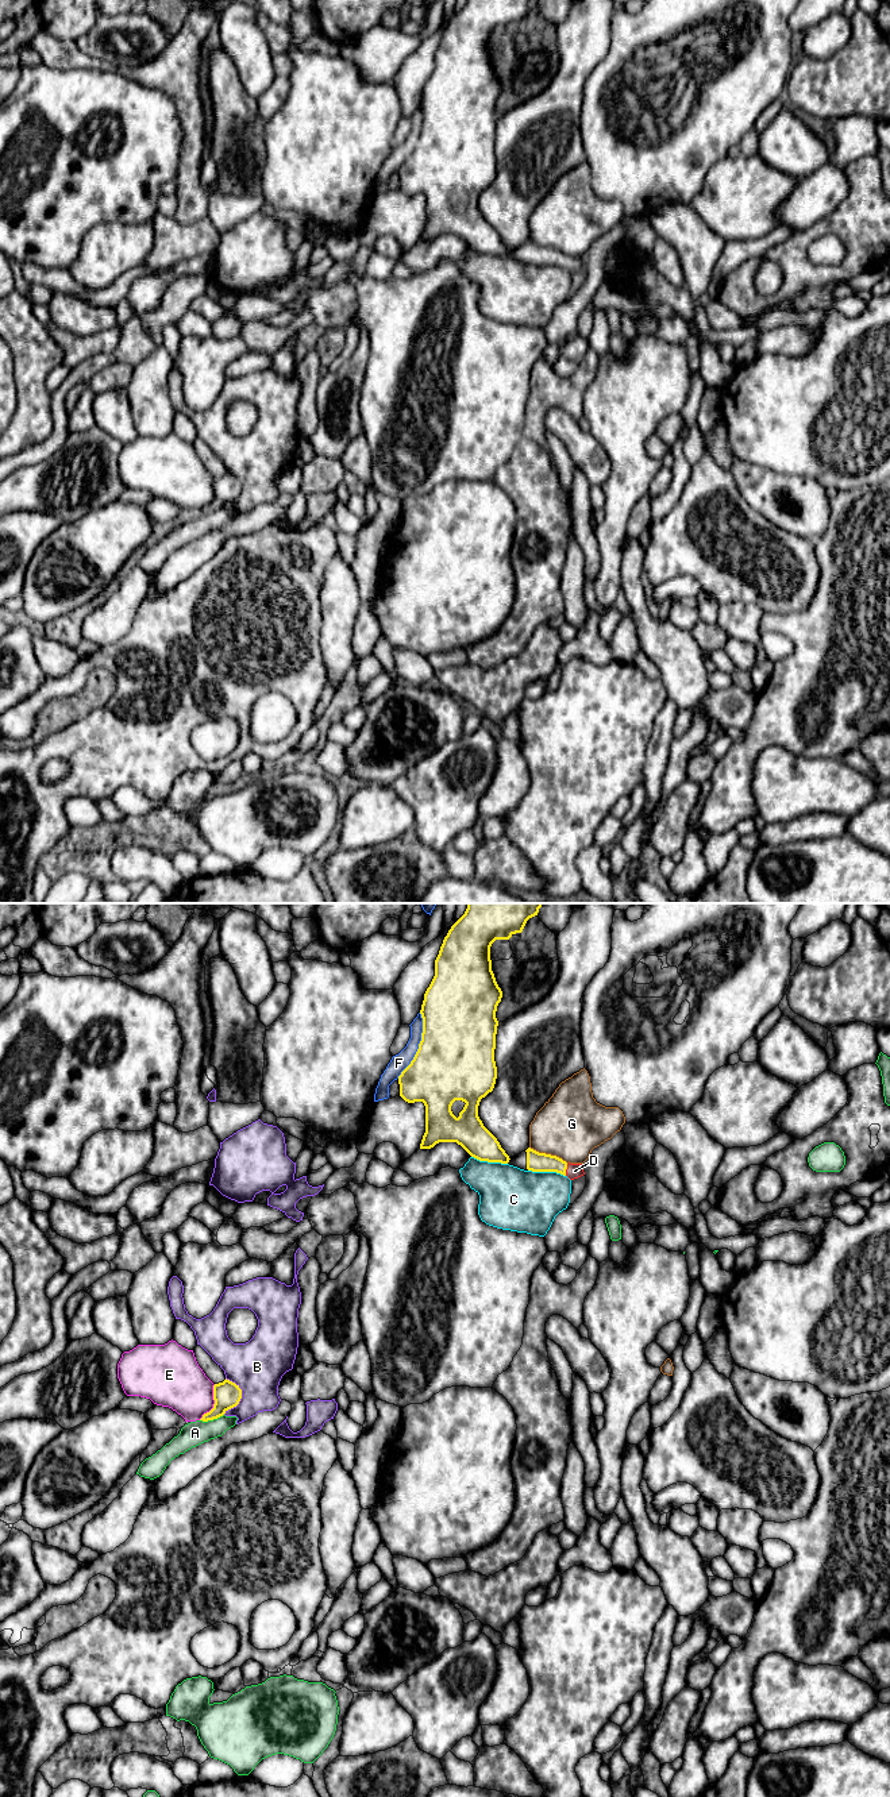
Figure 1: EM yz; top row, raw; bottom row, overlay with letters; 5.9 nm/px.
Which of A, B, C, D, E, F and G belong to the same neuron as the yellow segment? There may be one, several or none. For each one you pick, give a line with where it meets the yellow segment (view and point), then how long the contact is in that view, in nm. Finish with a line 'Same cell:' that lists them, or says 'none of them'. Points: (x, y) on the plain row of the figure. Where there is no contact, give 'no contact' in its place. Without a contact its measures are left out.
D: yz (566, 261) | 70 nm
Same cell: D

